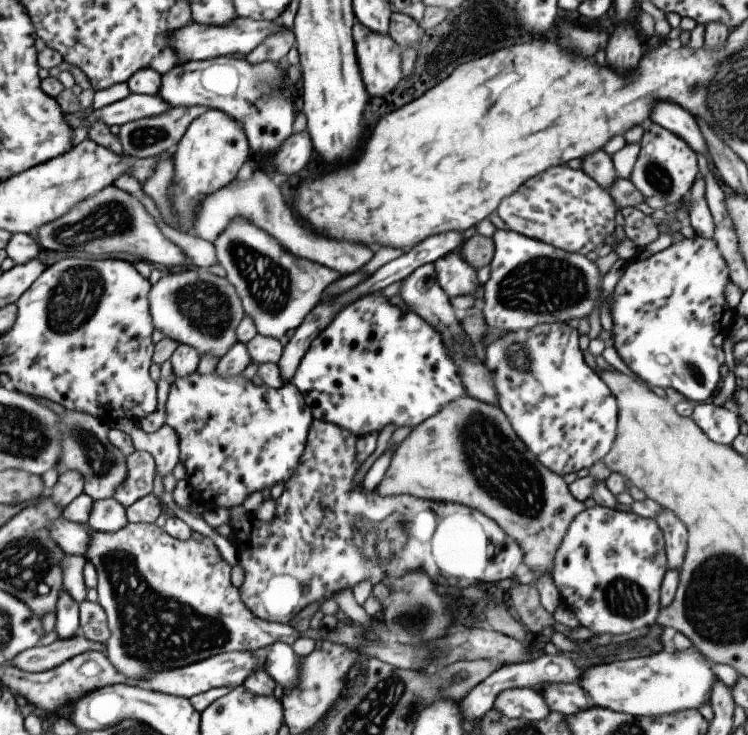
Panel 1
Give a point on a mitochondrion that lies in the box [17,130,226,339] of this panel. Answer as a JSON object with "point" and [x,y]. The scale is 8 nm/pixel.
{"point":[111,219]}

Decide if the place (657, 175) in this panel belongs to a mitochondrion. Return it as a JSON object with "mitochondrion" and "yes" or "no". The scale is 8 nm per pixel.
{"mitochondrion":"yes"}

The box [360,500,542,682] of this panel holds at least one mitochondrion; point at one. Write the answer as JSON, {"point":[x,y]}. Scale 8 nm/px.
{"point":[413,617]}

